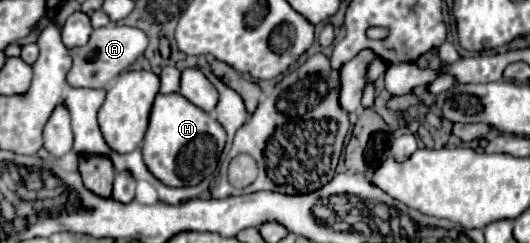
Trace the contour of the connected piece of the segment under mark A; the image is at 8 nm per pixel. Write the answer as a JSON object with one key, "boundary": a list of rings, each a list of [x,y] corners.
{"boundary":[[[106,26],[92,32],[90,40],[82,48],[72,48],[72,68],[68,72],[66,82],[74,88],[106,88],[112,78],[124,72],[138,56],[144,54],[148,46],[148,38],[138,28],[130,26]]]}

